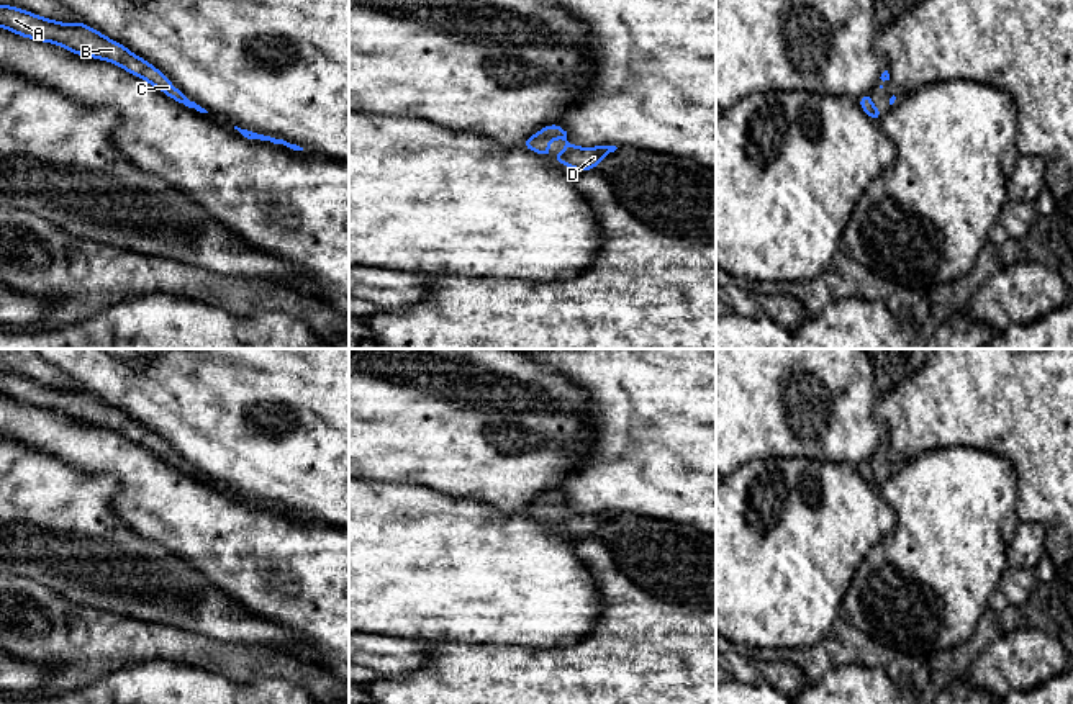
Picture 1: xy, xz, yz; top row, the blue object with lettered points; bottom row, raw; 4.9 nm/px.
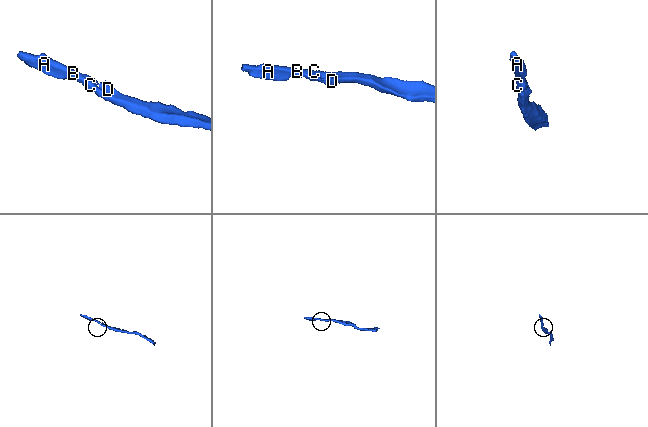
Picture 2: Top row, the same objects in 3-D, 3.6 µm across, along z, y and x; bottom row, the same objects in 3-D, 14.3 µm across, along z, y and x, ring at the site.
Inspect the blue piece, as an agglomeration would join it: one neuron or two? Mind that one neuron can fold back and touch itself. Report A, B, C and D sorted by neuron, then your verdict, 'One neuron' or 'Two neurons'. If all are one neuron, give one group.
Groups: A B C D. One neuron

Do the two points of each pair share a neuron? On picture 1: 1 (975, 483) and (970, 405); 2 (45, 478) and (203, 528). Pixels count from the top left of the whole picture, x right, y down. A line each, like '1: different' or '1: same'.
1: different
2: different

